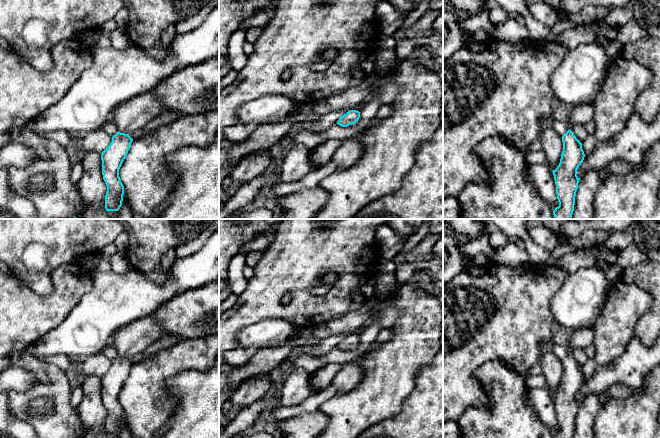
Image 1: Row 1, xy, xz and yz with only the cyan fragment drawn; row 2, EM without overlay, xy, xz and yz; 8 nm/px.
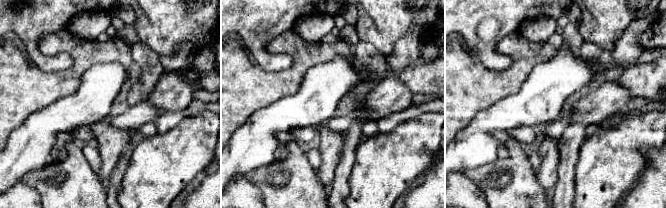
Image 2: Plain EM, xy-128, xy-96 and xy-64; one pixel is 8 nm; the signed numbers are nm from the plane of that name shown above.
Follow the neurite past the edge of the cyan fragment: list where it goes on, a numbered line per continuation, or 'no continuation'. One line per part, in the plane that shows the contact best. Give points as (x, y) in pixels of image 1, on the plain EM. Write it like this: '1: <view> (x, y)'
1: xy (134, 338)

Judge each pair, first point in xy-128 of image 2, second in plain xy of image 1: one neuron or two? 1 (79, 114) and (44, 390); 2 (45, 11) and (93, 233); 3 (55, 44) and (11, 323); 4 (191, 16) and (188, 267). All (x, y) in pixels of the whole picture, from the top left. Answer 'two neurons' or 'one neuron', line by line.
1: two neurons
2: one neuron
3: one neuron
4: two neurons

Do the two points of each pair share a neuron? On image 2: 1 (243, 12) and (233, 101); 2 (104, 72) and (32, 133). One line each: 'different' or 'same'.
1: different
2: same

